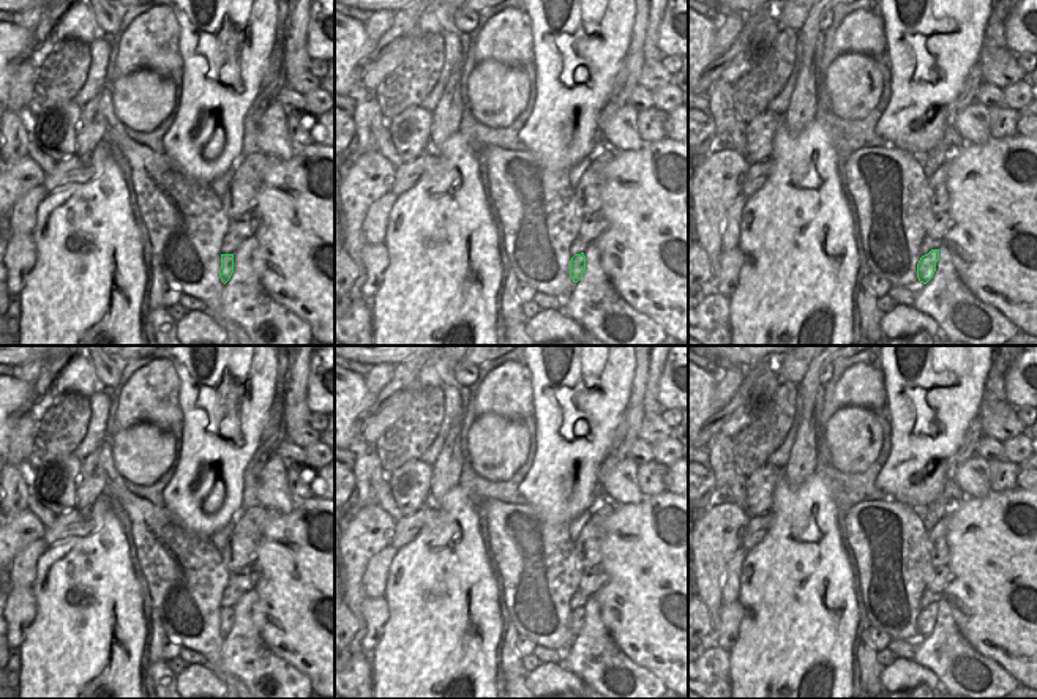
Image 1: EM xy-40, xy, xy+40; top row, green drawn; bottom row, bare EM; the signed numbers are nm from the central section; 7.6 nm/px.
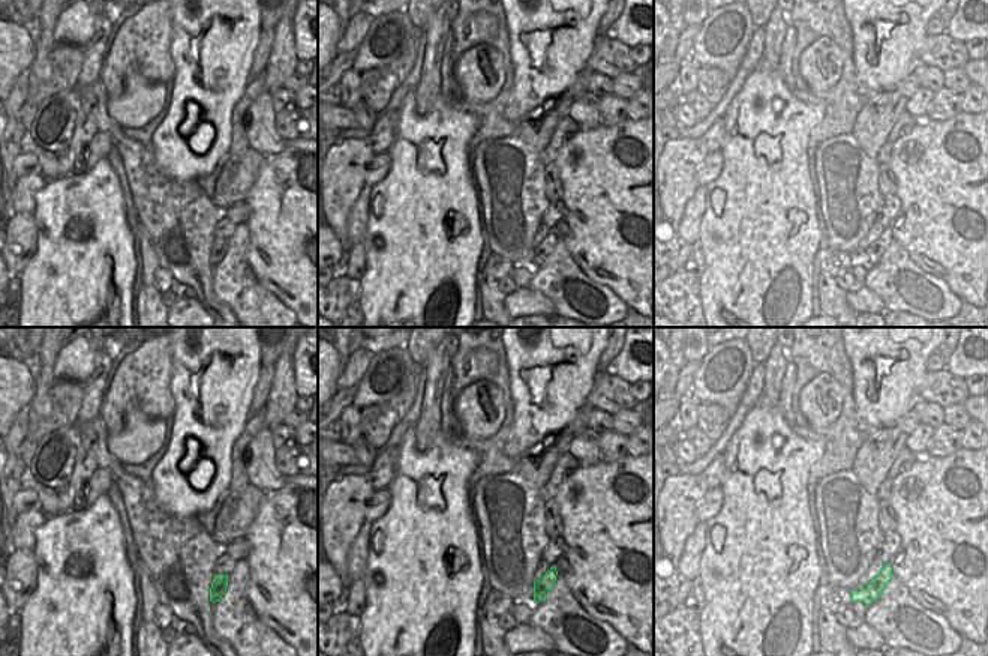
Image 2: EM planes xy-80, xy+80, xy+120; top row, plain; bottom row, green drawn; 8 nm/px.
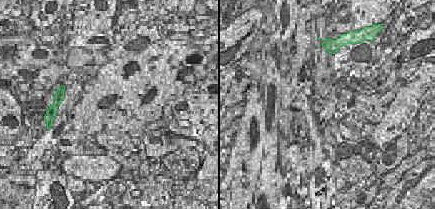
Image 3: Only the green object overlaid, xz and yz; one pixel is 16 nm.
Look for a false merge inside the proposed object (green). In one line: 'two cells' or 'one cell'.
one cell

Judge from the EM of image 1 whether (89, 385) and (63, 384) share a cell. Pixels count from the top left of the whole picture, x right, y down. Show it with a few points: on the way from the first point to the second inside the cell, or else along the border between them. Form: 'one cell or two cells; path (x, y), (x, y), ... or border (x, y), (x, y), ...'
one cell; path (82, 384), (70, 384)

